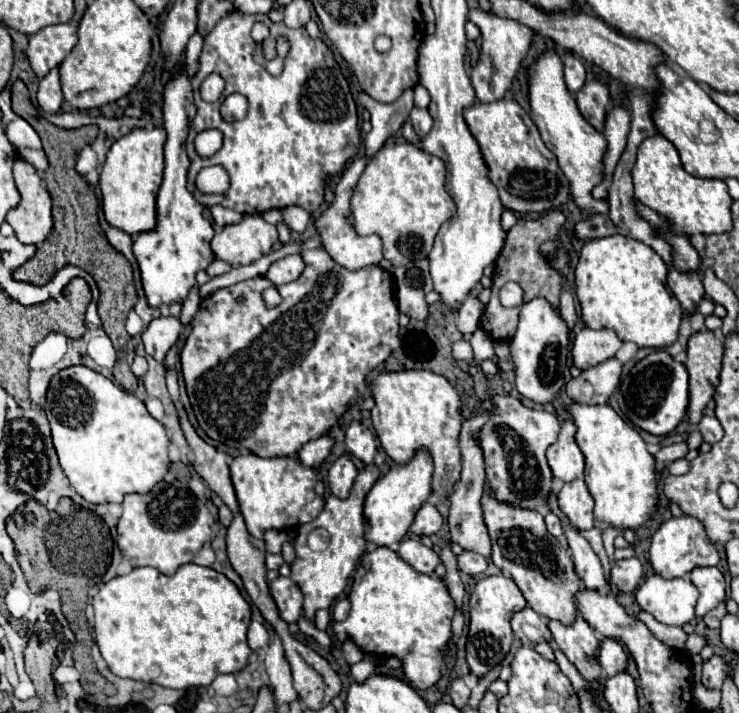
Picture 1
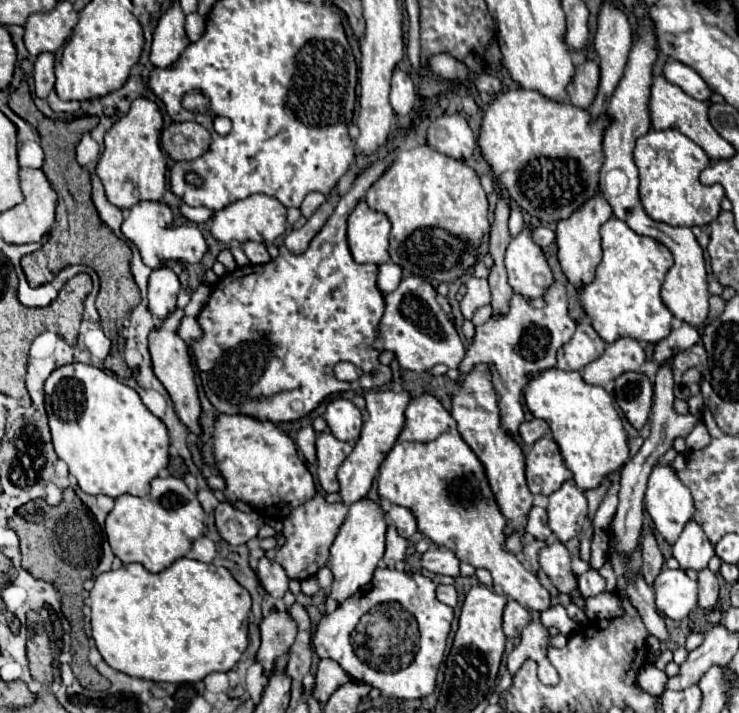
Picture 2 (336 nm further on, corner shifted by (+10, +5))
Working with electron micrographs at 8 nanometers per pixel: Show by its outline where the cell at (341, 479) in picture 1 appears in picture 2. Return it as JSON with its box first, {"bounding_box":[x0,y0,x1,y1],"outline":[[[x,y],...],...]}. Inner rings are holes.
{"bounding_box":[316,430,352,492],"outline":[[[324,430],[316,438],[316,454],[318,454],[318,480],[326,492],[338,492],[336,470],[352,452],[348,442],[336,440],[330,430]]]}

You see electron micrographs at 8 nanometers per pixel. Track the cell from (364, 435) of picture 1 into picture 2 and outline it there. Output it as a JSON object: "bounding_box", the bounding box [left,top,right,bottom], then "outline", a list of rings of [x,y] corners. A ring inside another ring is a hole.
{"bounding_box":[324,398,362,444],"outline":[[[346,398],[332,400],[328,404],[324,418],[326,418],[330,432],[338,440],[356,444],[356,440],[360,438],[360,430],[362,430],[362,414],[350,400]]]}

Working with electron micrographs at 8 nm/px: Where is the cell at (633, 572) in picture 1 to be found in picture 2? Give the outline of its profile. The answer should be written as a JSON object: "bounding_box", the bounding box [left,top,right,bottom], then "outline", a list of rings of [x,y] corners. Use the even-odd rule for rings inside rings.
{"bounding_box":[578,568,606,598],"outline":[[[590,568],[588,572],[584,572],[580,578],[578,578],[578,592],[586,598],[590,596],[596,596],[600,592],[606,590],[606,578],[600,576],[600,572],[596,568]]]}

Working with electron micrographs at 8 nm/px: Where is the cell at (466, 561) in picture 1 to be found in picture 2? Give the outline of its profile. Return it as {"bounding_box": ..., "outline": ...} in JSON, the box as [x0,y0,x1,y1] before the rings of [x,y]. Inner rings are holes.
{"bounding_box":[422,548,460,578],"outline":[[[432,548],[424,552],[422,566],[434,574],[444,574],[454,578],[460,576],[460,560],[452,550],[446,550],[446,548]]]}

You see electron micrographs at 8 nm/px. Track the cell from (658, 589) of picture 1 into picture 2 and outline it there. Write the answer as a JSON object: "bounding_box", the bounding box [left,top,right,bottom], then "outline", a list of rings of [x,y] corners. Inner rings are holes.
{"bounding_box":[652,568,698,620],"outline":[[[662,568],[652,588],[658,612],[670,620],[682,620],[696,608],[698,584],[690,580],[684,570]]]}

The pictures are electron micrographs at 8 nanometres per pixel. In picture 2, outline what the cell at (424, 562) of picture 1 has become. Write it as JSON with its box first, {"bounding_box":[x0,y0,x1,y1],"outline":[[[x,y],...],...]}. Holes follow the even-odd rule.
{"bounding_box":[384,524,412,566],"outline":[[[394,524],[388,526],[388,534],[386,534],[386,552],[384,552],[384,562],[386,566],[396,566],[398,562],[404,560],[406,556],[406,548],[412,546],[412,542],[408,538],[402,538],[396,530]]]}

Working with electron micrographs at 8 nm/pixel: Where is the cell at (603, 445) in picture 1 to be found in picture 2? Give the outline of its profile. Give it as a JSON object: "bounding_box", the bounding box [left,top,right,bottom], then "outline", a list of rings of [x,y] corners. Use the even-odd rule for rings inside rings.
{"bounding_box":[524,368,628,492],"outline":[[[550,368],[538,376],[532,374],[524,398],[530,412],[550,424],[550,432],[560,446],[564,464],[574,474],[574,482],[582,492],[598,488],[604,478],[628,462],[628,434],[610,394],[600,386],[586,384],[580,372]]]}

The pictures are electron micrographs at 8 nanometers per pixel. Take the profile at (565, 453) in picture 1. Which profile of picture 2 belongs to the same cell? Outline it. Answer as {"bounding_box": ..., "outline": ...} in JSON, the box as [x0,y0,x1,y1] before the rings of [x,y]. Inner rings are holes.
{"bounding_box":[526,436,572,494],"outline":[[[544,436],[540,438],[526,454],[526,482],[532,494],[552,494],[566,480],[572,478],[572,472],[566,468],[558,444]]]}

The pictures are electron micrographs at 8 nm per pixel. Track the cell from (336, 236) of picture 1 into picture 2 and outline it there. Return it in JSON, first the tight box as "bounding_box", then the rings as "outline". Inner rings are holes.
{"bounding_box":[348,200,388,266],"outline":[[[360,200],[354,212],[348,216],[348,246],[354,262],[372,262],[378,266],[388,262],[388,234],[388,218],[382,212],[370,210],[366,202]]]}

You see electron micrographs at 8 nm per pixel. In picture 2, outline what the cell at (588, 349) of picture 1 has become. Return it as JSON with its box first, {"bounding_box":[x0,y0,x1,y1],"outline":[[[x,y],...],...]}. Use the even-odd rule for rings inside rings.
{"bounding_box":[556,320,606,370],"outline":[[[582,320],[582,322],[578,322],[572,340],[560,348],[556,368],[582,370],[588,362],[596,360],[604,352],[604,348],[606,348],[604,340],[596,334],[596,330],[590,326],[590,322]]]}

